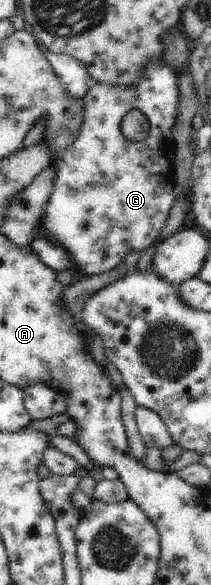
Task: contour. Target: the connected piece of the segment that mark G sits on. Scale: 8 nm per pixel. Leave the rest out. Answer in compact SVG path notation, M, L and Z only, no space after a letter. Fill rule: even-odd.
M163 60L149 63L135 87L113 87L93 83L84 102L84 121L79 136L58 162L54 189L45 205L44 231L57 244L62 244L80 270L98 275L113 270L130 252L147 250L161 234L169 210L176 201L172 128L179 104L179 78ZM138 108L149 121L150 133L142 141L131 141L121 133L121 121L127 112Z

